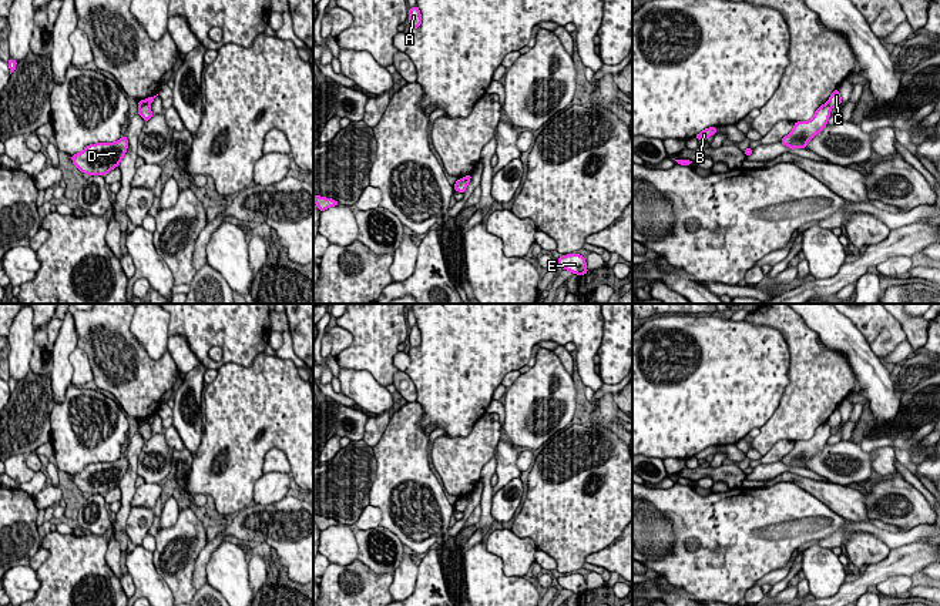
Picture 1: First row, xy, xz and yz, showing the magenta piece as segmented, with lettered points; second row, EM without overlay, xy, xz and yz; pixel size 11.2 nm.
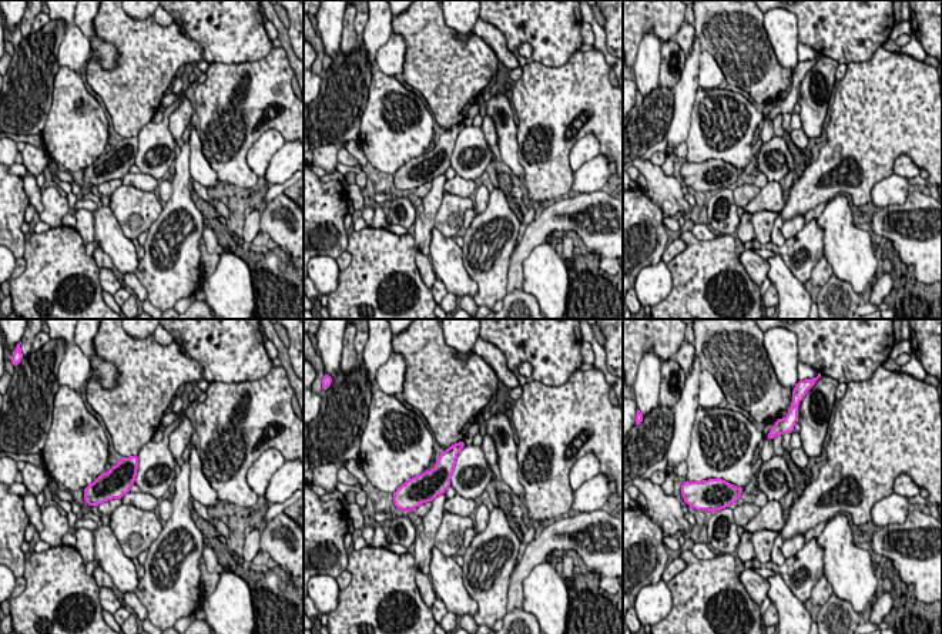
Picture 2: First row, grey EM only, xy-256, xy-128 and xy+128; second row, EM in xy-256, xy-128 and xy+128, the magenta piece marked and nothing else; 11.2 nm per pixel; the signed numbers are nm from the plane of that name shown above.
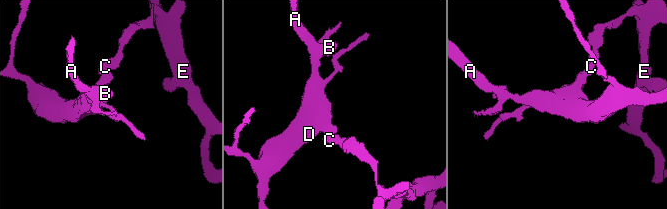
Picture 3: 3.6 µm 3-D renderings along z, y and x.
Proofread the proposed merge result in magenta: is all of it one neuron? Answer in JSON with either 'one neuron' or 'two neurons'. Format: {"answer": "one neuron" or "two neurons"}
{"answer": "two neurons"}

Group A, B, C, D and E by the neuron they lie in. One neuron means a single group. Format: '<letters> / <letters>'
A B D / C E

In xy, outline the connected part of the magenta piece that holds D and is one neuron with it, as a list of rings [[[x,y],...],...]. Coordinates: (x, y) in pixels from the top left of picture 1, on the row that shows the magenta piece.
[[[122,135],[114,143],[97,143],[87,145],[81,153],[71,155],[73,164],[87,175],[105,175],[118,167],[128,148],[128,140]]]

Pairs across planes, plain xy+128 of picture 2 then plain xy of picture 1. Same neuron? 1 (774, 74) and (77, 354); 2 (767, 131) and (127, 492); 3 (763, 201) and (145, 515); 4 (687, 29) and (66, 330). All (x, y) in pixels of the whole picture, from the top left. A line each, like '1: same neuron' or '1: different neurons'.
1: different neurons
2: same neuron
3: different neurons
4: different neurons

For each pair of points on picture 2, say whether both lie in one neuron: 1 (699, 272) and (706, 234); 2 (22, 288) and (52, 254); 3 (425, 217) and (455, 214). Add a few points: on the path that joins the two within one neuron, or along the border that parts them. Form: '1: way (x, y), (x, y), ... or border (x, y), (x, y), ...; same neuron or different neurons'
1: border (690, 231), (701, 240), (713, 240), (717, 235); different neurons
2: way (30, 279), (43, 267), (43, 262); same neuron
3: border (445, 191), (433, 225); different neurons

